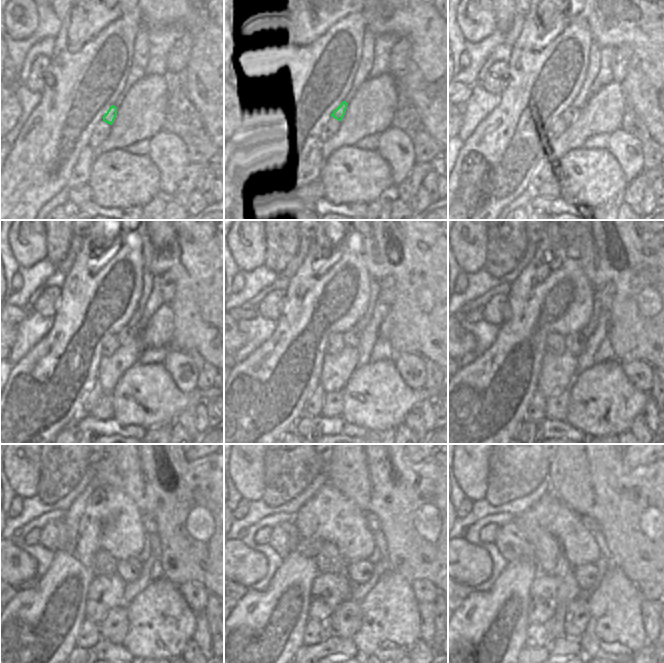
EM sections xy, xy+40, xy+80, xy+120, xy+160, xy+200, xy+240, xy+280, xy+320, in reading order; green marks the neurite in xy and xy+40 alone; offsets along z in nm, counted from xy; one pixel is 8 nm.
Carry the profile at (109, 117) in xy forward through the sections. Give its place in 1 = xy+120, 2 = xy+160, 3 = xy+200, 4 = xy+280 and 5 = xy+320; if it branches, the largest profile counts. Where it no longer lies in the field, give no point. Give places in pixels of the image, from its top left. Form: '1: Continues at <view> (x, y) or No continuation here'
1: Continues at xy+120 (126, 335)
2: Continues at xy+160 (352, 337)
3: Continues at xy+200 (574, 342)
4: Continues at xy+280 (357, 572)
5: Continues at xy+320 (588, 576)

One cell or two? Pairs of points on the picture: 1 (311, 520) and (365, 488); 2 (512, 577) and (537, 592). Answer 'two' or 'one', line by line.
1: two
2: two

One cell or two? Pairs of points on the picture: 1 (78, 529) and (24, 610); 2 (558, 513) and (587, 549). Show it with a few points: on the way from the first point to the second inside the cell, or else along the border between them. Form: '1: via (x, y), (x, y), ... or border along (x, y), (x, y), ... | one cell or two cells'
1: via (74, 550), (74, 562), (45, 591) | one cell
2: via (562, 522), (578, 540) | one cell

